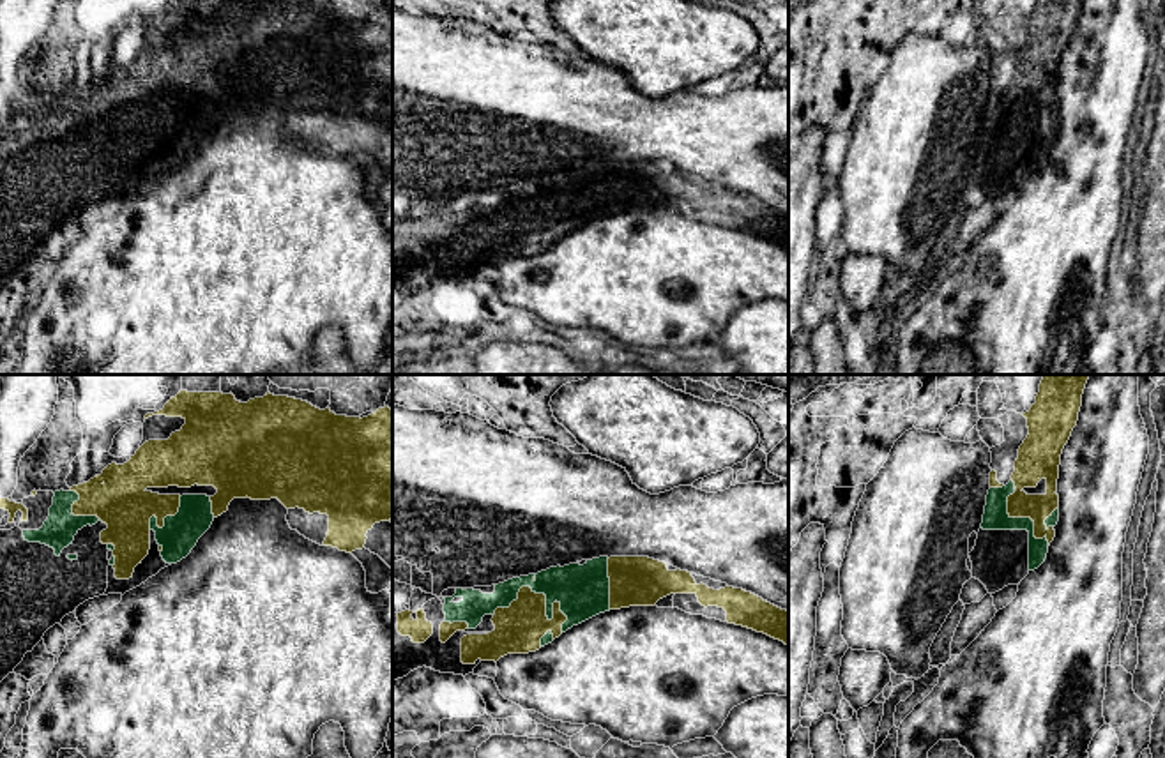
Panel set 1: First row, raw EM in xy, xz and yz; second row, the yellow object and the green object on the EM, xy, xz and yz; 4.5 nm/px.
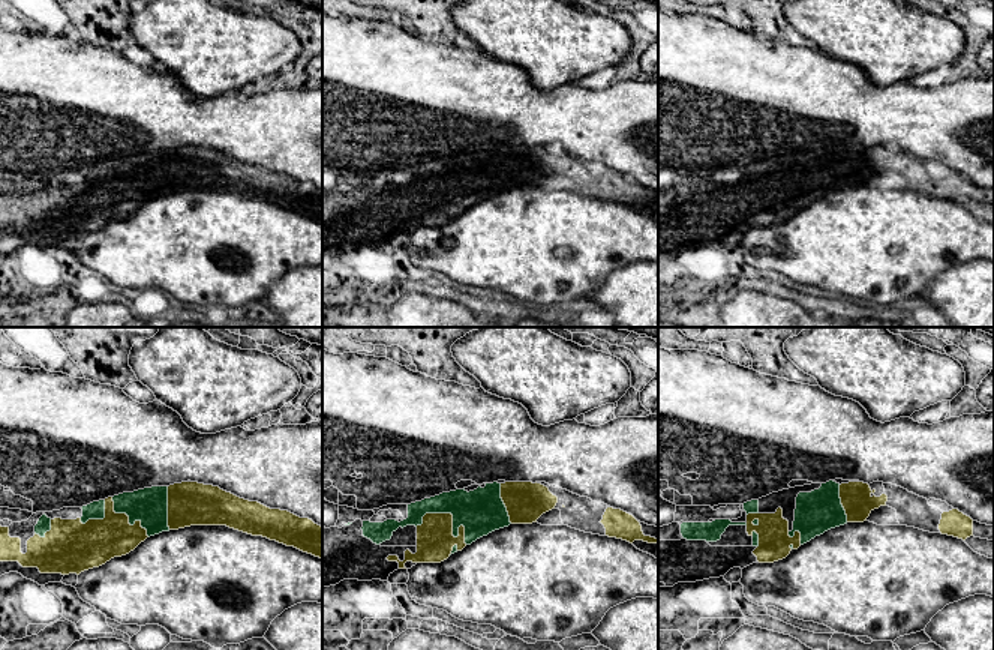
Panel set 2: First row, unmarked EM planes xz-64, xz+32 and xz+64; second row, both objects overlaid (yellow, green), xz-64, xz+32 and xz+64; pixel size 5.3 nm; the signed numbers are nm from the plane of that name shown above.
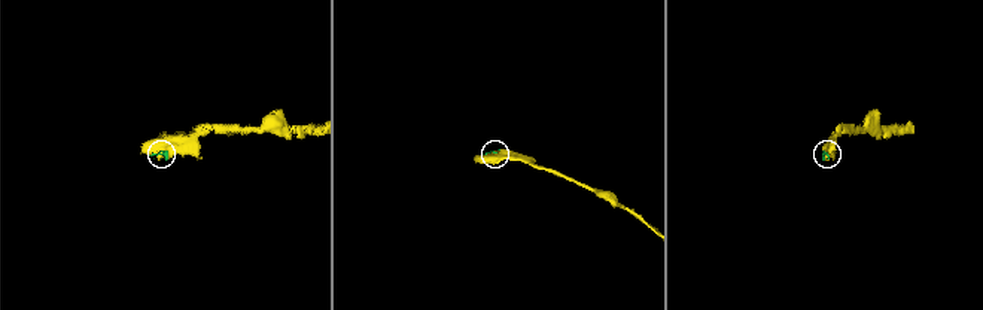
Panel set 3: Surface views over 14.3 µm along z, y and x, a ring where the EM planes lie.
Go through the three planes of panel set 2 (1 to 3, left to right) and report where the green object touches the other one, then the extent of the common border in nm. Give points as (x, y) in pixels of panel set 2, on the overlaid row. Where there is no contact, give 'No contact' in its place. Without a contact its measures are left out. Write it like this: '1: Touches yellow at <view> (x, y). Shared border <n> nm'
1: Touches yellow at xz-64 (128, 518). Shared border 300 nm
2: Touches yellow at xz+32 (452, 521). Shared border 300 nm
3: Touches yellow at xz+64 (841, 503). Shared border 200 nm

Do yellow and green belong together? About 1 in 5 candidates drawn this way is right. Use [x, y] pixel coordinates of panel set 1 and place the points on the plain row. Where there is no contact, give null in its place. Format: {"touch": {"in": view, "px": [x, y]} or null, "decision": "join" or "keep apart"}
{"touch": {"in": "xz", "px": [545, 202]}, "decision": "join"}

